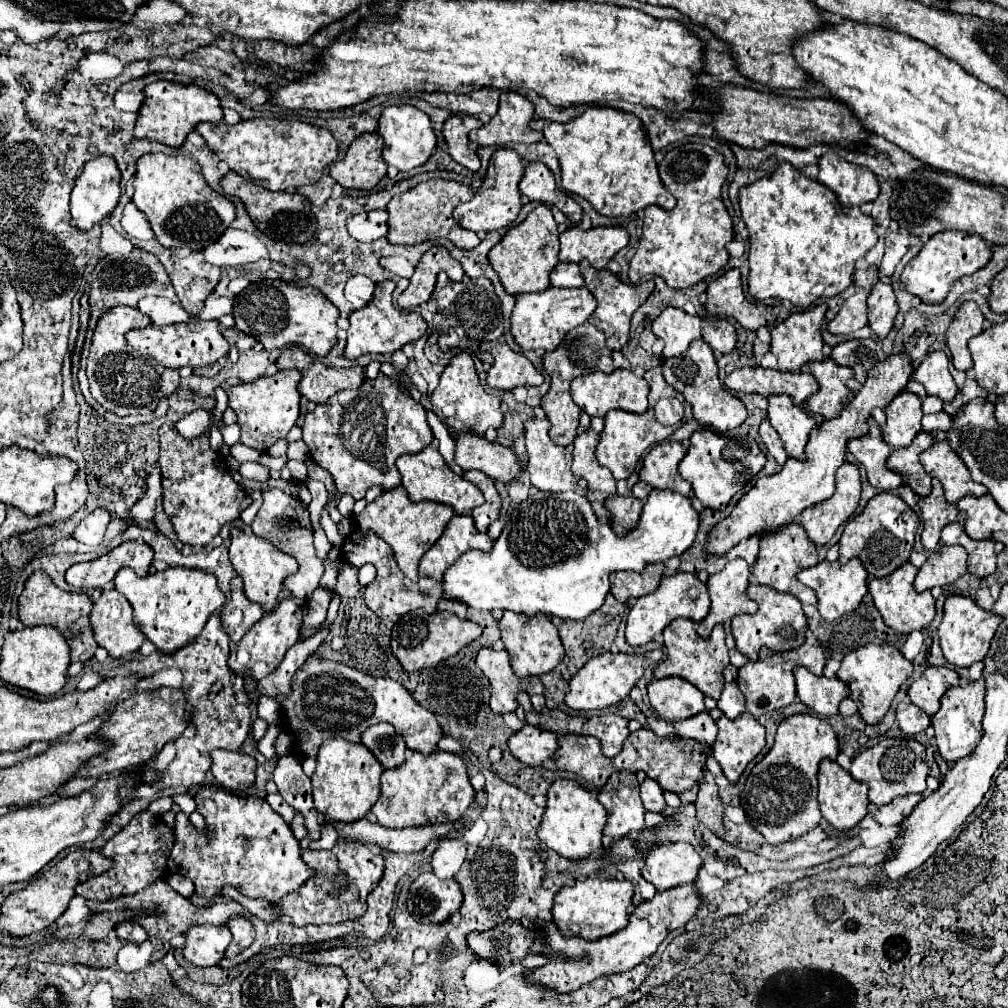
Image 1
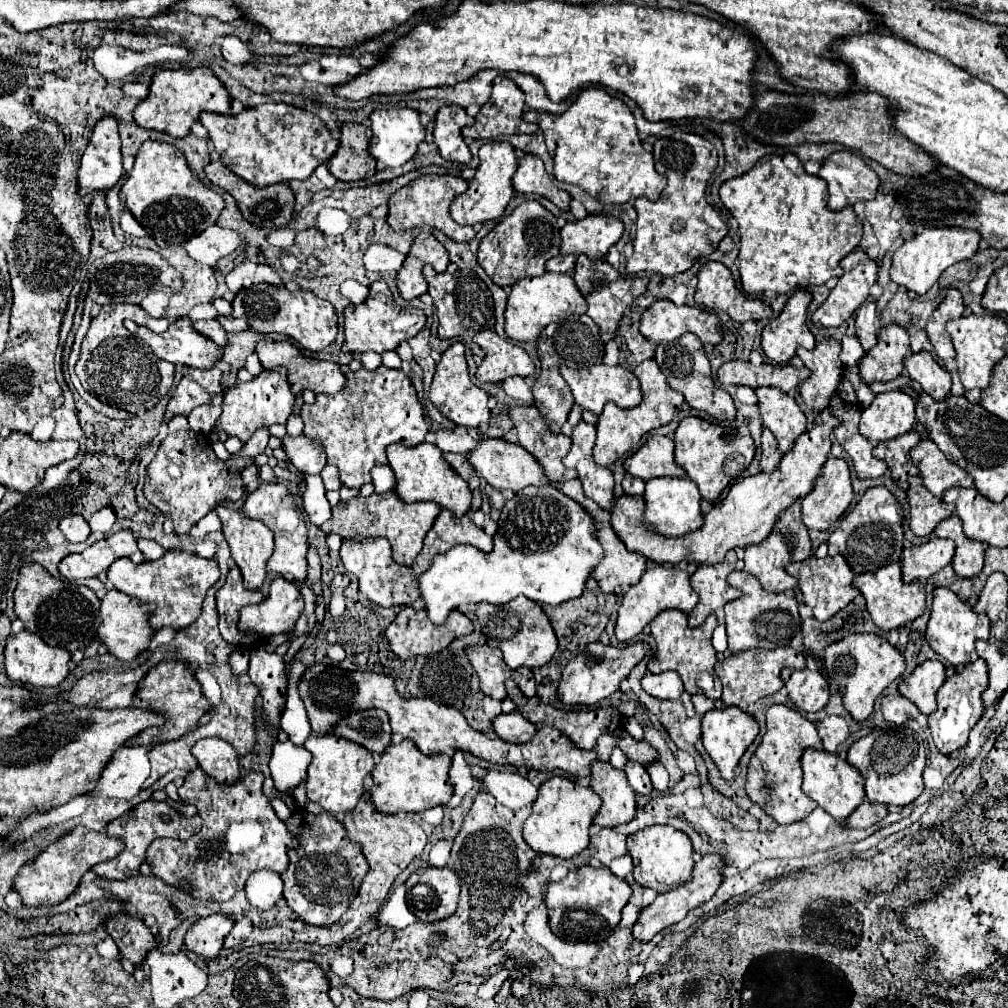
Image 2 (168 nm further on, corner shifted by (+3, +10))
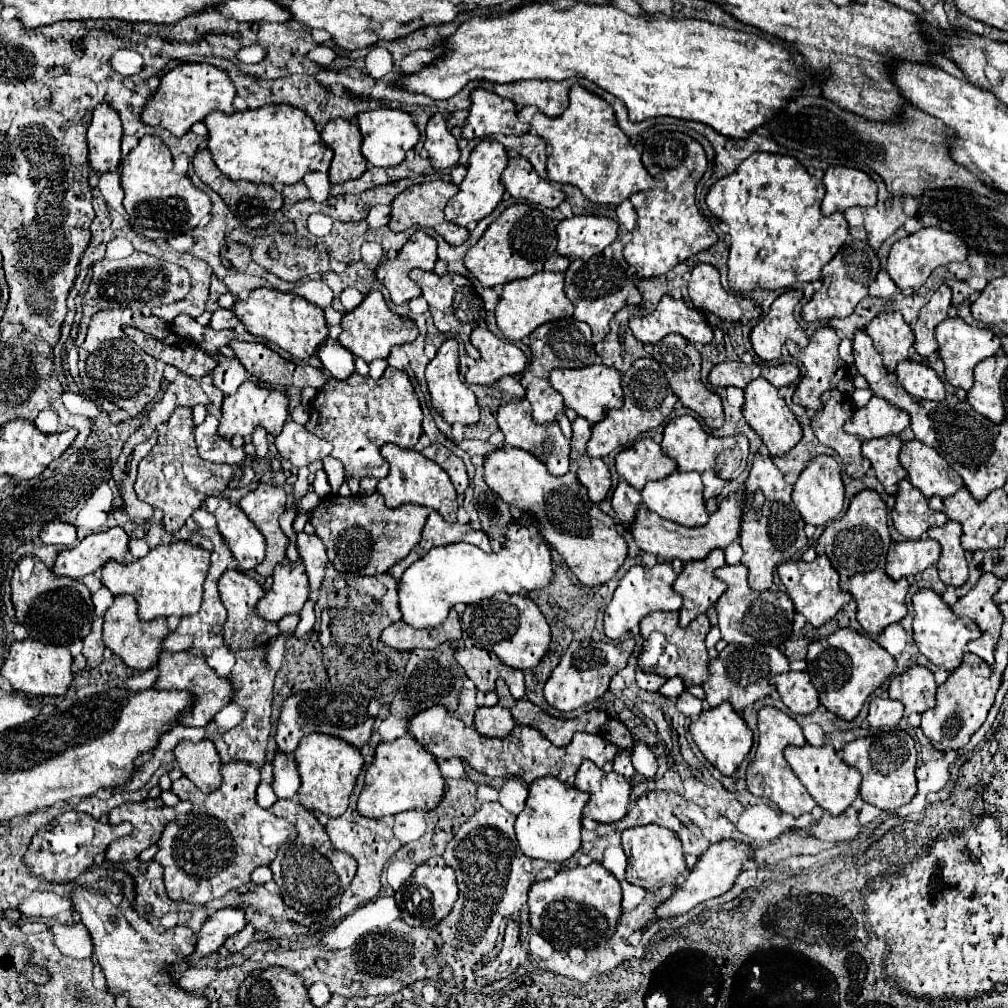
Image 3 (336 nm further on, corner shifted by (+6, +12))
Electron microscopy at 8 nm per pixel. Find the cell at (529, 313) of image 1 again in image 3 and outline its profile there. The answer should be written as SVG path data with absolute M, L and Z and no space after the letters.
M542 270L530 278L518 278L514 282L504 284L504 292L496 308L496 322L506 340L518 342L530 336L540 324L558 318L570 318L572 314L574 314L574 304L564 294L564 276Z

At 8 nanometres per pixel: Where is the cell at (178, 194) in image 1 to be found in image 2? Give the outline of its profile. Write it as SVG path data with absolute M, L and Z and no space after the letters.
M147 140L141 144L133 170L129 172L127 182L121 186L125 194L125 204L137 222L159 240L171 244L183 244L187 238L203 232L207 226L213 226L225 206L221 194L203 186L201 180L191 176L187 162L175 146L167 142Z

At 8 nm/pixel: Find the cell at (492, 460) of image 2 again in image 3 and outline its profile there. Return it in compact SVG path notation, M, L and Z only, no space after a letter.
M504 446L484 458L484 482L504 502L518 510L536 512L540 528L544 528L544 538L568 562L570 570L584 586L606 584L628 558L628 544L620 536L618 524L592 504L586 488L572 472L556 478L540 464L540 460L536 460L536 456L530 456L530 452Z

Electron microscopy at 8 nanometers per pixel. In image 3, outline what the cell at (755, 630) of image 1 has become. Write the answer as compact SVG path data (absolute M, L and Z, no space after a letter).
M742 564L722 566L716 570L716 578L728 584L728 590L716 602L718 610L718 628L722 638L732 644L770 644L782 646L784 640L792 636L794 604L784 592L754 592L748 586L748 570Z

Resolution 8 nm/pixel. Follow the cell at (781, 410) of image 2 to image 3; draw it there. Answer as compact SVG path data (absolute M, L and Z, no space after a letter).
M758 378L752 384L746 386L744 390L746 394L746 404L744 404L744 418L746 422L760 434L760 438L764 440L764 444L768 446L772 456L782 456L786 454L790 448L794 448L798 444L798 440L802 438L802 428L798 424L798 418L794 416L794 412L786 406L784 398L778 396L778 390L768 384L768 380Z

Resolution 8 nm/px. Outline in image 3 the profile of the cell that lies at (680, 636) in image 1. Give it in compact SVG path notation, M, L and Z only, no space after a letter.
M652 612L640 622L640 630L644 636L644 650L640 654L640 668L644 672L654 672L666 678L680 676L686 684L686 688L694 684L704 684L710 676L708 672L708 652L704 646L704 638L710 630L710 620L706 614L700 614L696 620L692 620L686 628L678 626L678 614L676 612Z

